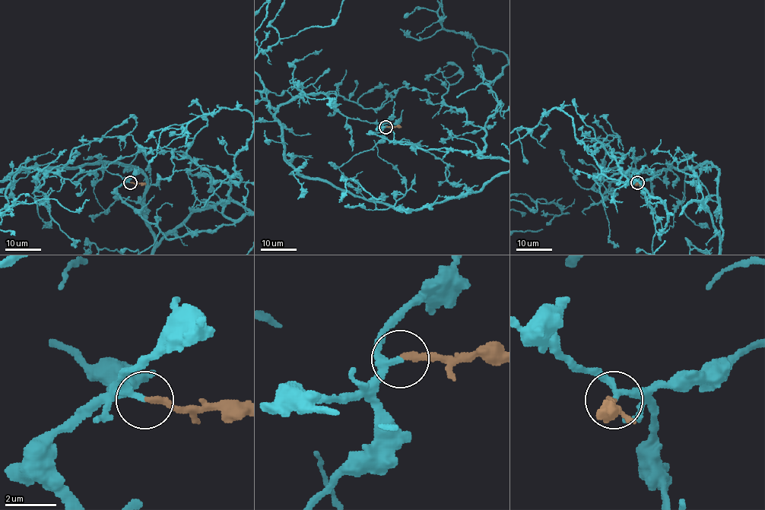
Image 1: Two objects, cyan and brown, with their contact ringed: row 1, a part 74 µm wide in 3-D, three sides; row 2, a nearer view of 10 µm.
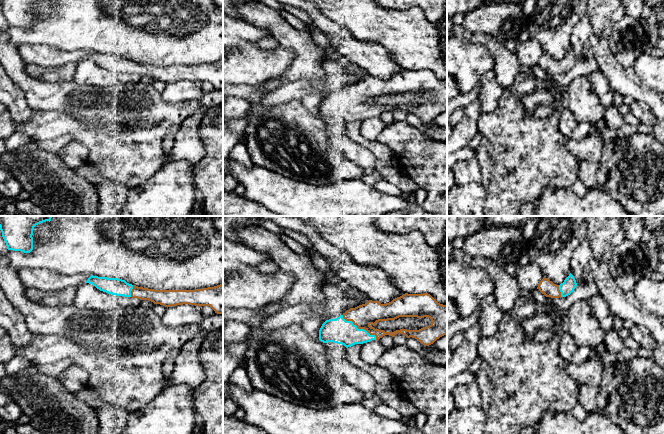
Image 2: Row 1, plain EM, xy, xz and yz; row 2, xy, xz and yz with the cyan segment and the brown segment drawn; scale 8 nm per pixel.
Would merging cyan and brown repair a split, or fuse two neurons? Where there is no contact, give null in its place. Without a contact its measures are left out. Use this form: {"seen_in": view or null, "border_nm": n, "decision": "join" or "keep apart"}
{"seen_in": "xz", "border_nm": 340, "decision": "join"}

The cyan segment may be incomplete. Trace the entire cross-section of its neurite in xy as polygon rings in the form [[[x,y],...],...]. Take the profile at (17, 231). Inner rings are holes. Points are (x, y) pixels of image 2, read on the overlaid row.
[[[0,216],[0,230],[8,250],[30,253],[33,250],[33,230],[52,216]]]

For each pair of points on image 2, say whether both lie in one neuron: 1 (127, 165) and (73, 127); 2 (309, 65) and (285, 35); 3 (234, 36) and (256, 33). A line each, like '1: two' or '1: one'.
1: two
2: one
3: one

